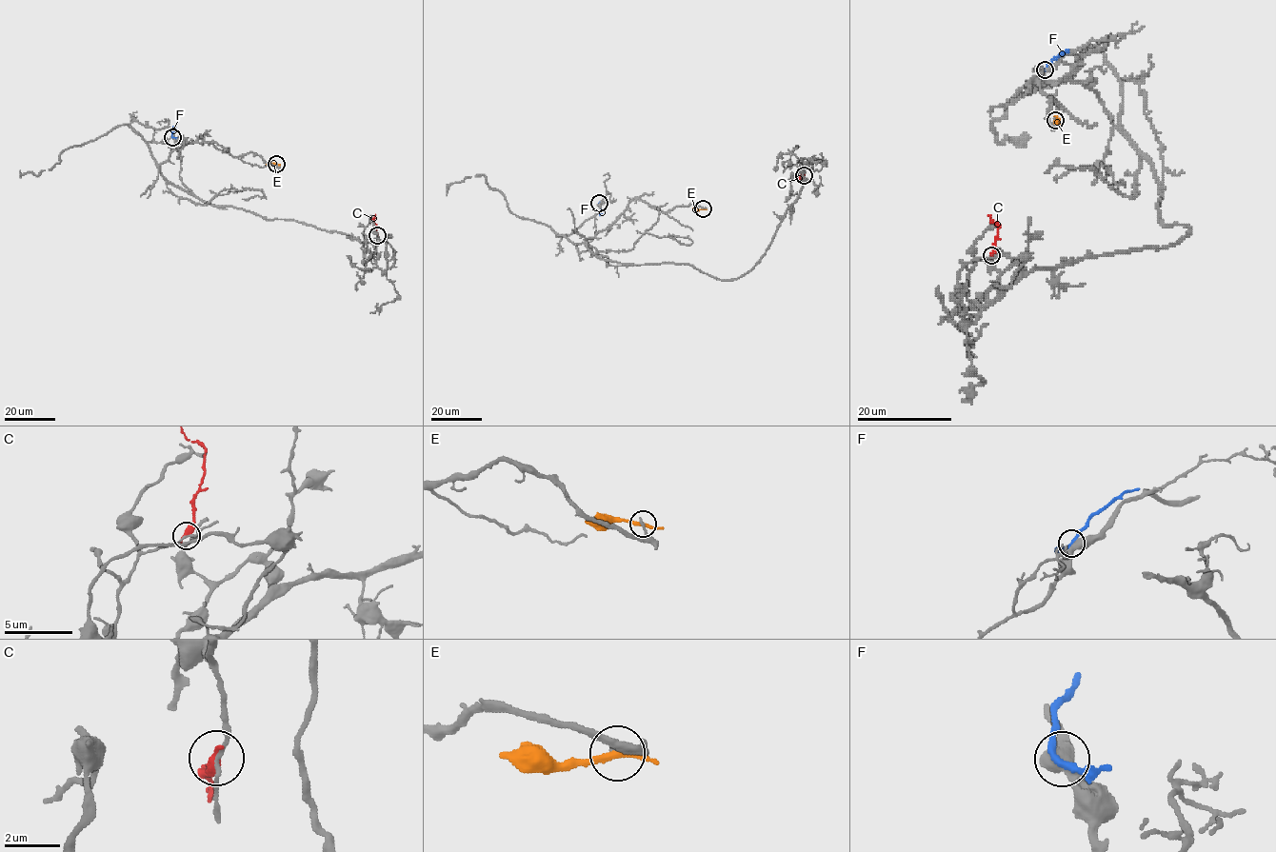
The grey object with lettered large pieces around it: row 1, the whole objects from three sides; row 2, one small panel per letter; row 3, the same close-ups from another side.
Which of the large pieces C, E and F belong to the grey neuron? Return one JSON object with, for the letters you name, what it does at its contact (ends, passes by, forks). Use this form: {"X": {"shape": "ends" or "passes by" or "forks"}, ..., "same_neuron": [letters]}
{"same_neuron": []}

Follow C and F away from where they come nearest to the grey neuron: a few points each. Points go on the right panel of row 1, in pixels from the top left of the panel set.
C: (992, 255), (998, 226), (987, 216)
F: (1046, 69), (1068, 50)

